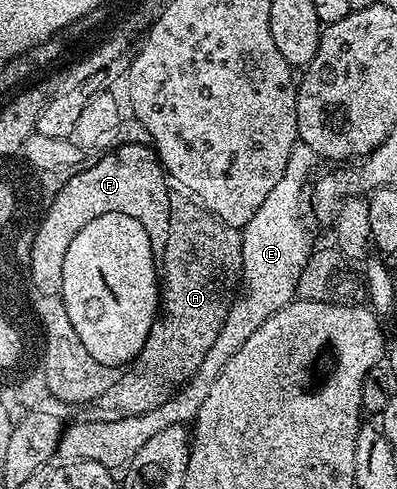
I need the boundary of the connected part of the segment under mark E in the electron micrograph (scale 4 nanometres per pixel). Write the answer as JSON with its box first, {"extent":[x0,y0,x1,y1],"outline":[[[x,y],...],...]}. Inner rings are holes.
{"extent":[58,141,319,470],"outline":[[[298,141],[291,149],[291,157],[287,157],[287,169],[283,169],[283,177],[279,177],[271,197],[267,197],[267,201],[259,205],[255,217],[251,217],[251,221],[247,221],[241,231],[242,271],[239,294],[230,305],[215,343],[194,375],[170,400],[146,414],[109,422],[83,419],[80,420],[81,423],[75,423],[70,428],[68,426],[62,432],[58,447],[58,456],[64,462],[97,461],[109,470],[119,469],[126,466],[156,433],[161,433],[171,425],[187,425],[196,420],[199,409],[211,393],[211,388],[227,361],[239,349],[243,349],[243,345],[247,345],[247,337],[251,337],[251,333],[255,333],[255,329],[259,329],[259,325],[263,325],[267,317],[293,302],[296,296],[299,275],[307,265],[315,243],[309,236],[308,225],[305,224],[305,207],[307,211],[307,192],[310,190],[317,163],[319,164],[319,156],[307,144]]]}

